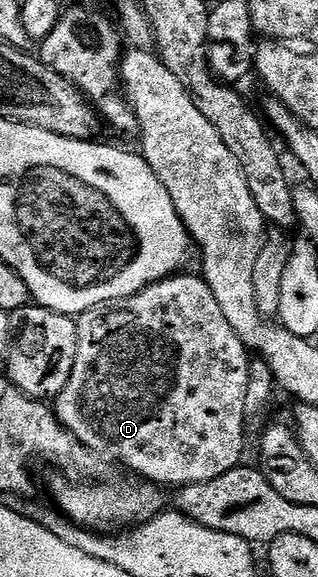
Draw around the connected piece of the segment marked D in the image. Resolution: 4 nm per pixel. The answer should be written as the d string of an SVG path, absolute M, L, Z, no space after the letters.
M177 274L168 277L167 280L159 280L156 284L148 284L138 294L127 296L121 300L111 300L109 304L99 304L90 310L80 313L76 320L76 329L78 330L78 358L74 358L74 370L70 370L70 382L66 382L66 386L54 398L54 411L56 417L60 419L60 425L66 430L70 430L70 434L74 434L74 438L78 438L78 442L82 442L91 452L97 453L101 457L113 456L114 459L121 460L121 462L132 471L129 473L161 486L169 486L168 484L183 486L186 484L210 482L214 478L222 478L222 474L226 474L230 470L241 467L243 460L240 459L244 456L244 423L249 419L246 414L246 386L250 382L250 353L248 347L244 345L242 338L238 338L238 334L234 334L234 326L230 326L230 322L222 315L222 309L219 308L218 302L214 298L214 290L210 290L210 286L204 281L203 275L184 275L185 274Z

